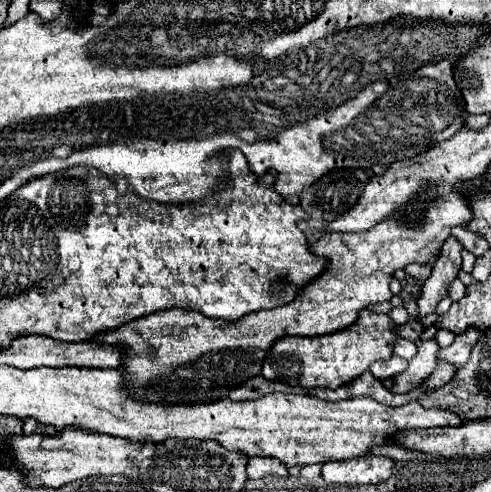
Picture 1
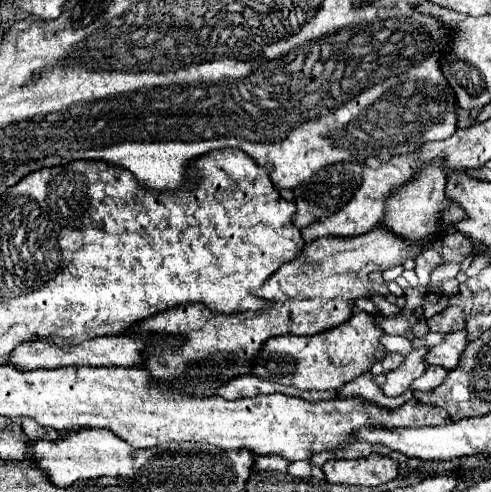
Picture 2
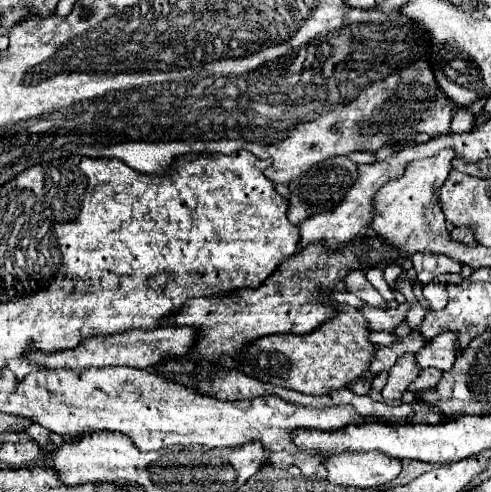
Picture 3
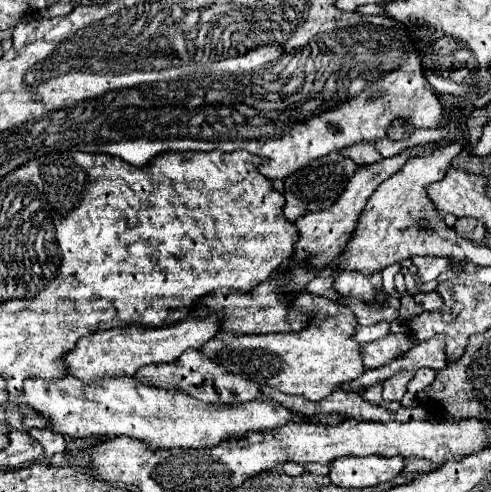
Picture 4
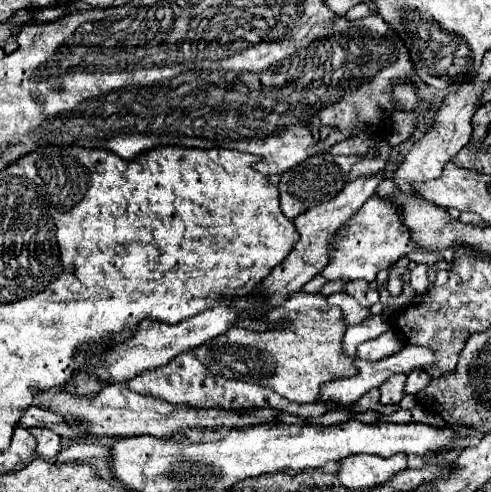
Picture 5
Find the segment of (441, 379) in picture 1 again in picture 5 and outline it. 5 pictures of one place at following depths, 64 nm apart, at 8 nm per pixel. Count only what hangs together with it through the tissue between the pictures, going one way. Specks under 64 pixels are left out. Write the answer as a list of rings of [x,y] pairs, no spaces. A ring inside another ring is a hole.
[[[414,370],[414,372],[410,372],[408,374],[408,378],[406,378],[406,386],[404,386],[404,392],[406,394],[418,394],[422,388],[424,388],[424,384],[428,384],[428,374],[424,372],[424,370]]]

